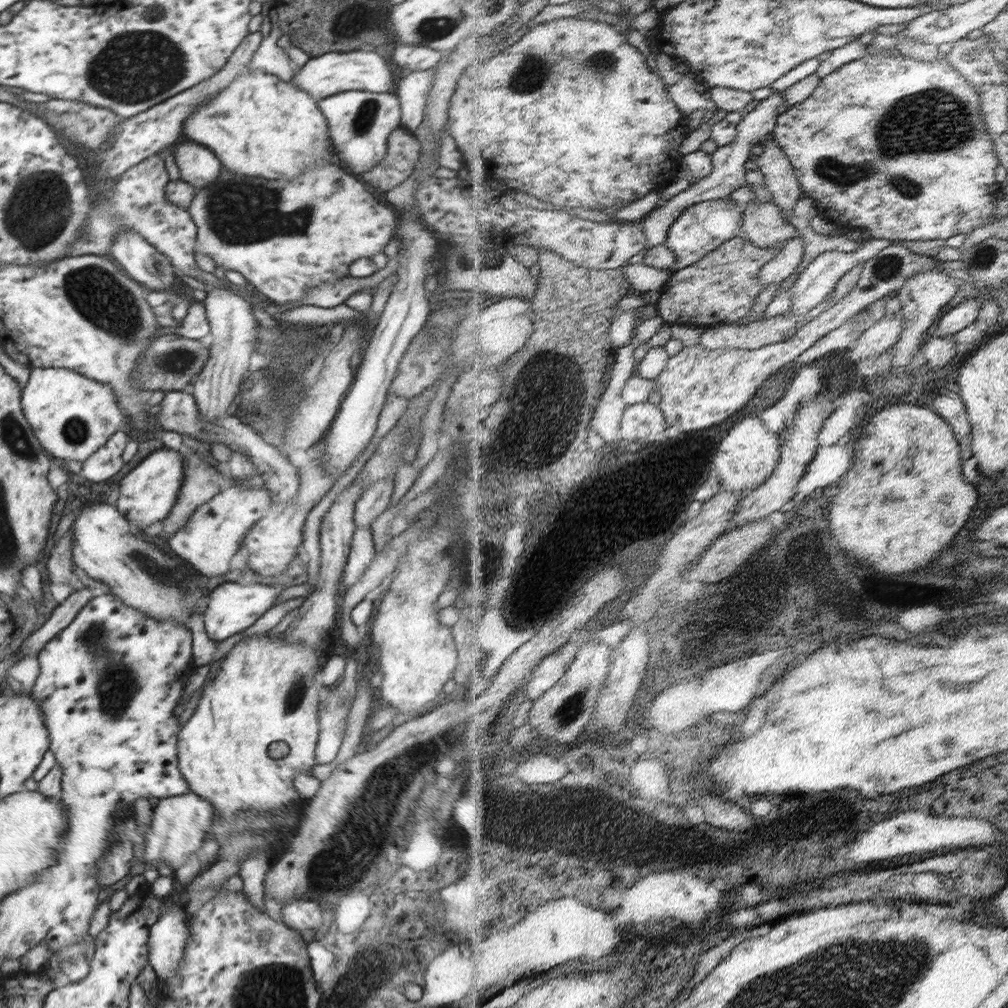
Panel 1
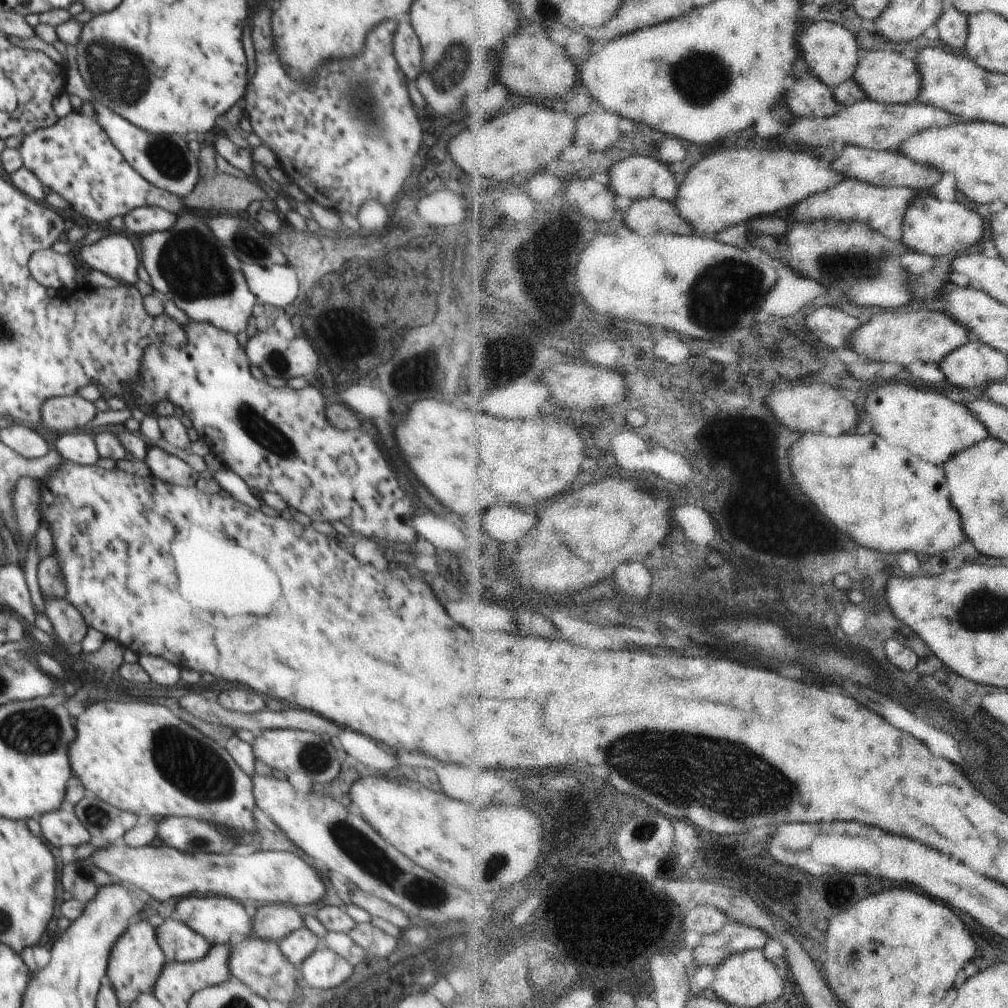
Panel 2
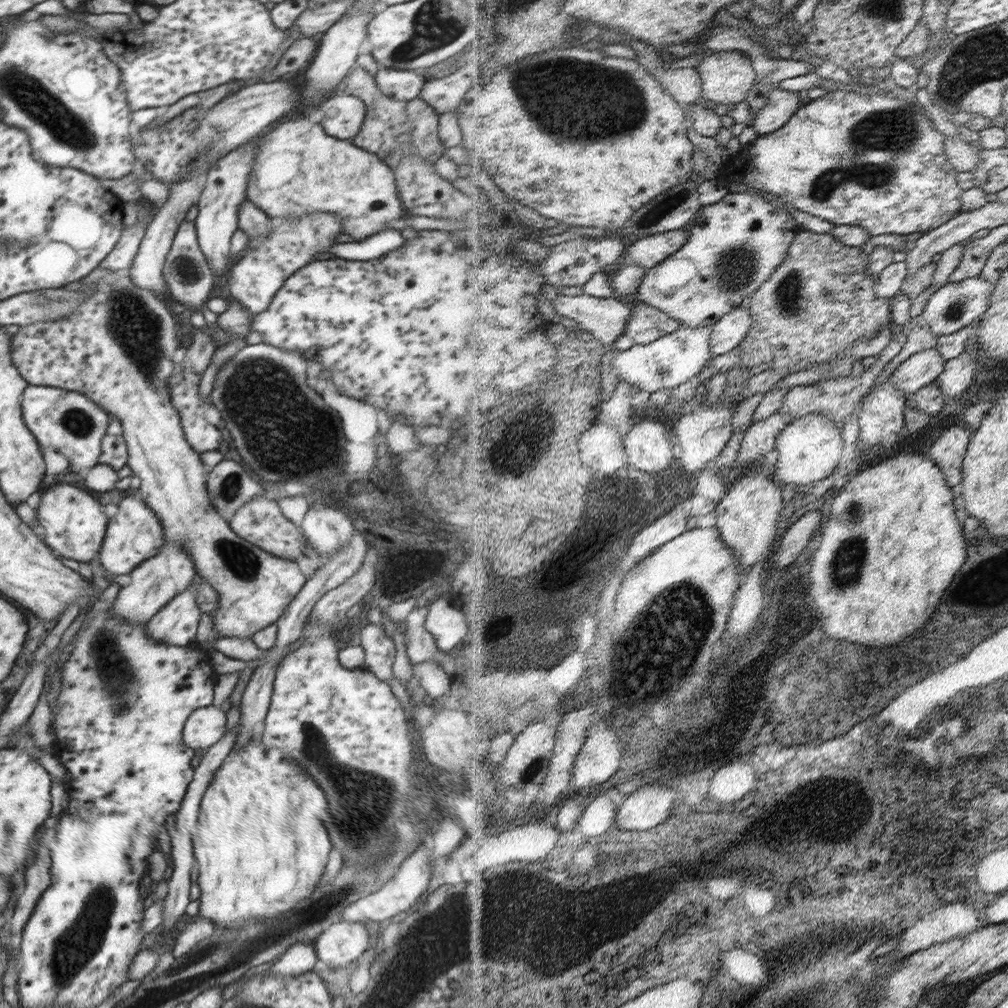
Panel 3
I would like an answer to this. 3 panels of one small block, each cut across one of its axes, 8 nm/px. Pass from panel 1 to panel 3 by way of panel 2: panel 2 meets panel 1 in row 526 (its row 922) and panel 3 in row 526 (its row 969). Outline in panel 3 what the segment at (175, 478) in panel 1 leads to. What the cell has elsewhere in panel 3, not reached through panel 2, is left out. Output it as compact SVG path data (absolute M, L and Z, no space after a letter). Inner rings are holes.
M130 495L118 505L118 513L112 516L107 524L104 544L99 552L99 560L108 574L122 576L130 574L138 564L156 556L163 545L164 533L160 519L154 514L139 495Z

